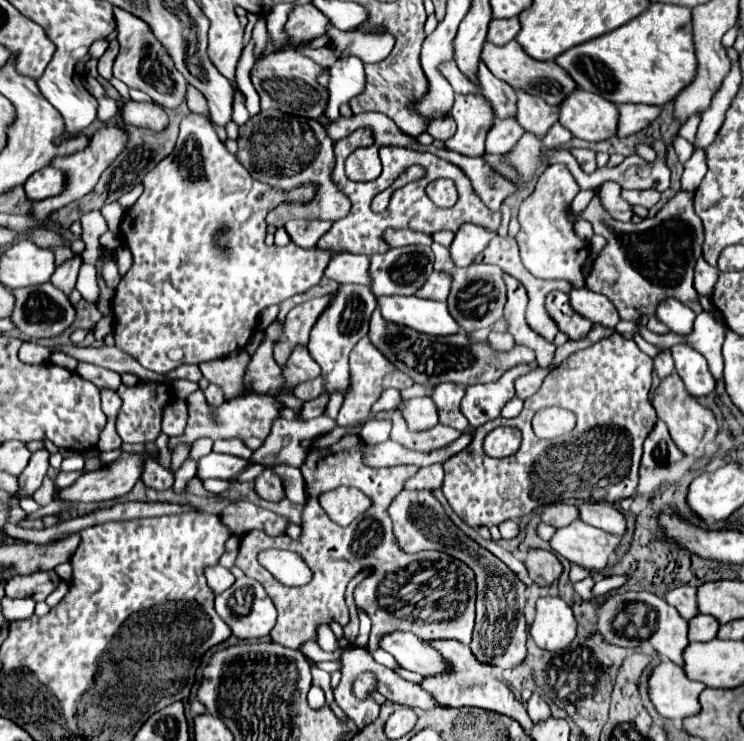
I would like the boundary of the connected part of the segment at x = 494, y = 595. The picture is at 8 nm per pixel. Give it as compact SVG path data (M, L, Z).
M403 490L395 496L389 506L389 516L393 520L393 534L397 544L407 554L417 554L421 550L443 550L445 554L465 562L477 580L477 618L471 640L473 654L491 666L515 668L527 656L527 624L523 616L525 608L525 584L517 578L517 574L501 562L495 554L481 548L473 538L463 534L451 518L445 514L443 506L431 492L409 492Z

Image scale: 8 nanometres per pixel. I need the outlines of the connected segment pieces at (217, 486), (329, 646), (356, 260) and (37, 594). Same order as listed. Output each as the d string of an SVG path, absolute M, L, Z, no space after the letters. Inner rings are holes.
M205 480L203 482L203 486L205 486L205 490L207 492L211 492L211 494L215 494L215 496L219 496L219 494L223 494L223 492L227 492L227 490L231 490L231 480Z
M320 625L318 627L316 642L326 652L333 652L338 648L336 637L327 625Z
M337 254L335 260L331 260L325 276L339 282L339 284L365 284L365 286L371 286L369 256L363 256L363 254Z
M37 570L31 574L17 574L5 586L5 596L9 598L33 598L45 600L55 586L59 584L59 576L53 570Z

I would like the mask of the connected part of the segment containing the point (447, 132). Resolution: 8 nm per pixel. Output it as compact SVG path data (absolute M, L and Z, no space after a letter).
M451 116L439 118L429 126L429 134L435 140L447 140L447 136L453 136L453 132L455 132L455 120Z

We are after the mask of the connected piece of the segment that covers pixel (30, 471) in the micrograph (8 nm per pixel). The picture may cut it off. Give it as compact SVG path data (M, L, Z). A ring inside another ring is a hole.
M41 448L31 454L31 460L29 460L25 472L19 476L19 486L21 486L19 496L31 496L41 486L45 474L47 474L47 468L49 468L49 456L51 454L47 448Z

